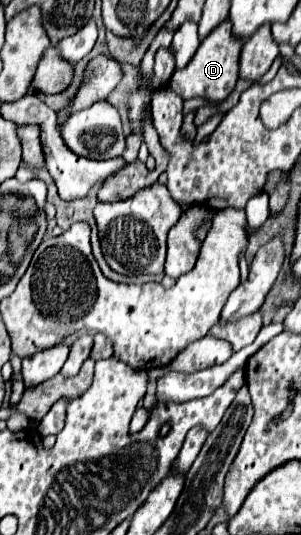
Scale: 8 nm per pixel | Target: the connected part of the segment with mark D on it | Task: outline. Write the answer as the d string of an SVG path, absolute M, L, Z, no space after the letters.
M224 21L216 31L212 31L198 47L194 57L184 69L176 69L168 81L168 87L176 91L182 99L202 97L208 105L222 103L234 89L238 81L238 55L242 43L232 43L232 33L228 31L228 21Z

